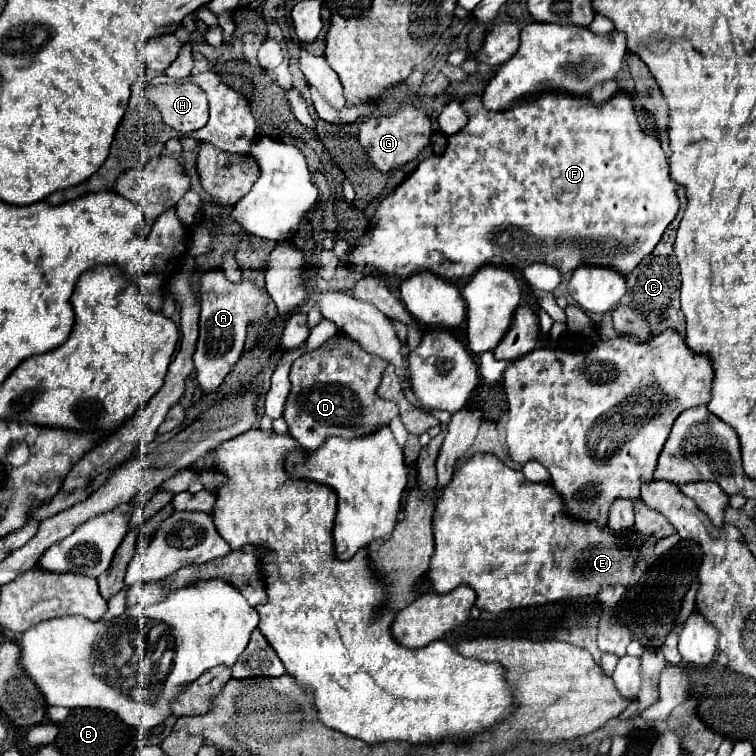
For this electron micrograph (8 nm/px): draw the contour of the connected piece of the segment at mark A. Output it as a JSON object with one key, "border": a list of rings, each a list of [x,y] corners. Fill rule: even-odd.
{"border":[[[208,271],[202,275],[200,303],[200,337],[194,353],[194,367],[202,391],[214,393],[244,351],[248,321],[260,321],[266,315],[268,293],[250,279],[232,283],[226,279],[224,271]]]}

